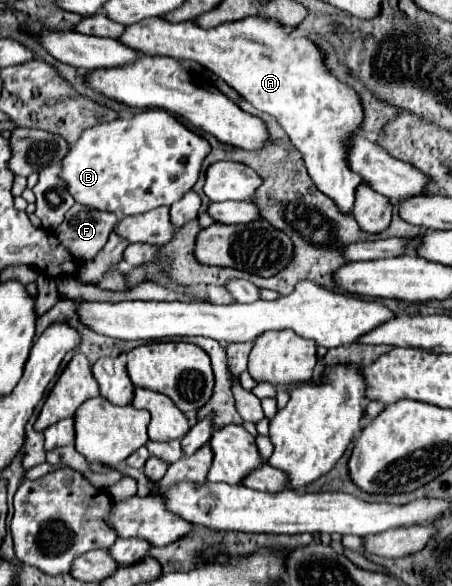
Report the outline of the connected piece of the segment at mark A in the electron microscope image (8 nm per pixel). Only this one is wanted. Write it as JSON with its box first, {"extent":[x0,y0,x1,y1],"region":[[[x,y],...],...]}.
{"extent":[118,18,362,214],"region":[[[144,18],[142,22],[130,24],[124,28],[124,32],[118,36],[118,42],[124,46],[150,56],[168,56],[174,60],[192,60],[202,64],[206,70],[220,76],[228,86],[232,86],[244,100],[248,100],[254,108],[272,114],[278,124],[286,130],[292,144],[302,152],[302,158],[306,162],[306,170],[314,182],[314,186],[334,200],[338,210],[342,214],[350,214],[354,206],[354,194],[358,184],[362,182],[358,174],[350,174],[350,168],[346,166],[346,138],[354,132],[358,132],[358,126],[362,122],[362,106],[358,100],[358,94],[350,90],[348,86],[340,84],[324,66],[320,50],[308,40],[308,36],[298,34],[294,30],[294,38],[284,32],[284,26],[278,26],[278,22],[266,22],[266,18],[244,18],[242,22],[226,22],[222,26],[204,30],[196,26],[194,22],[180,22],[170,24],[162,18]]]}

